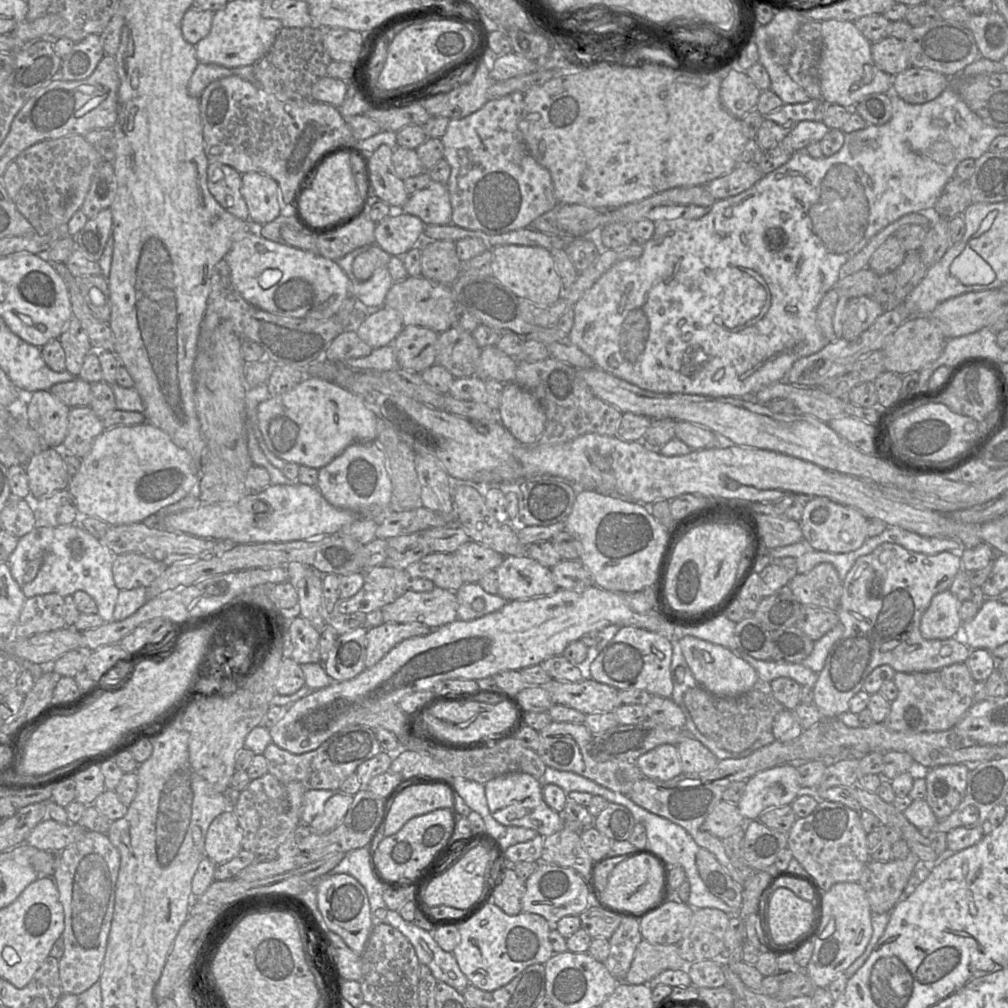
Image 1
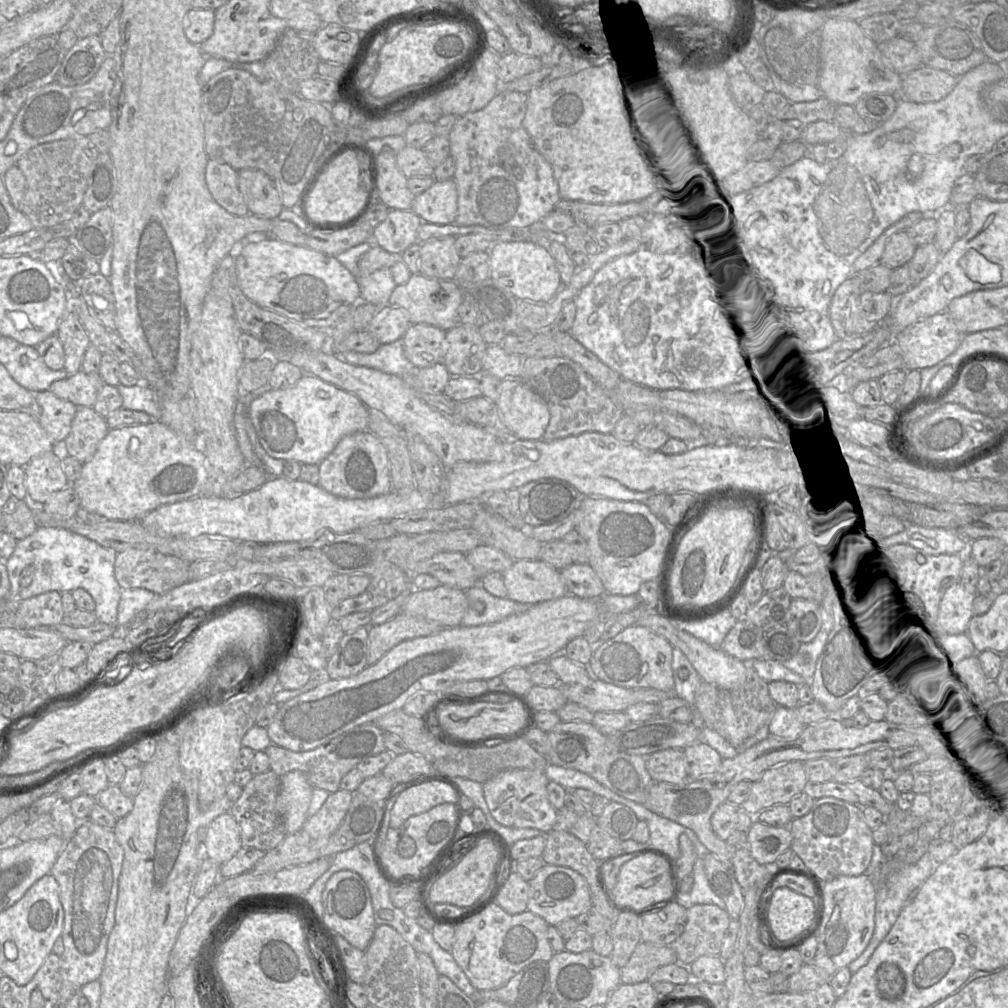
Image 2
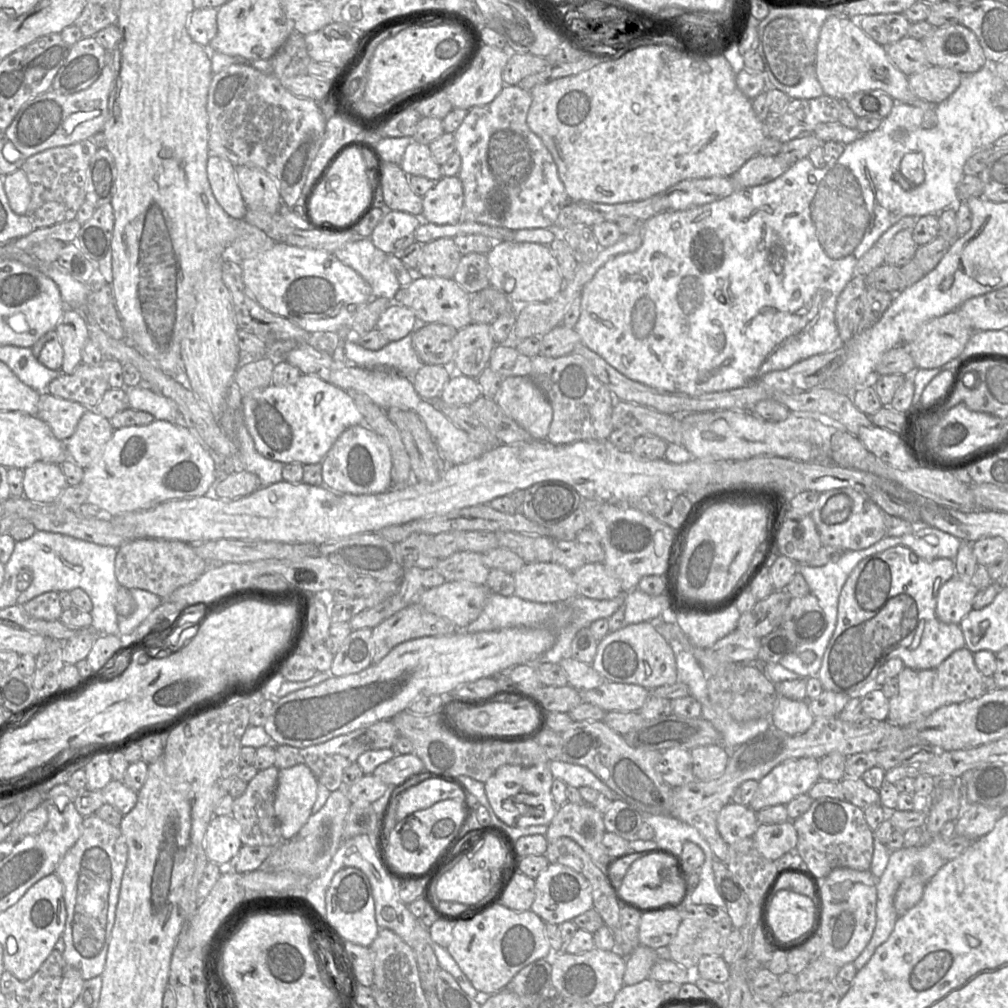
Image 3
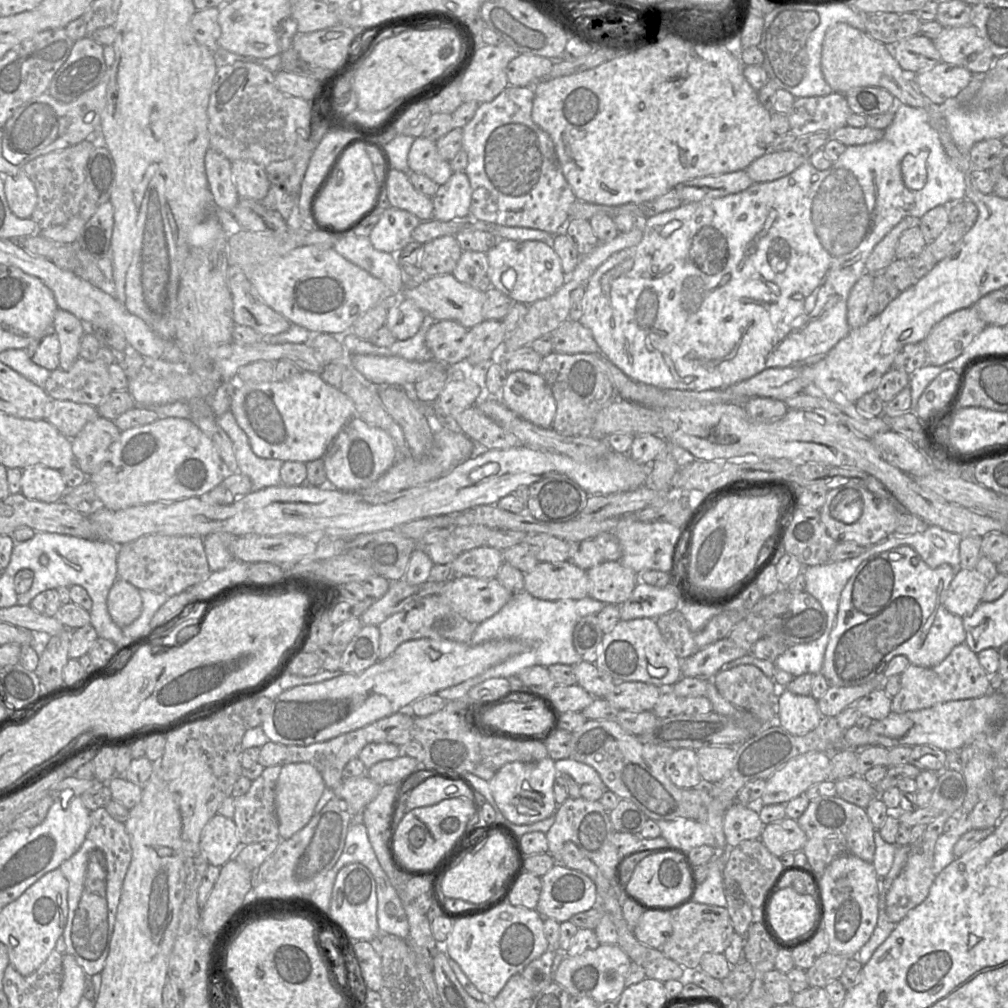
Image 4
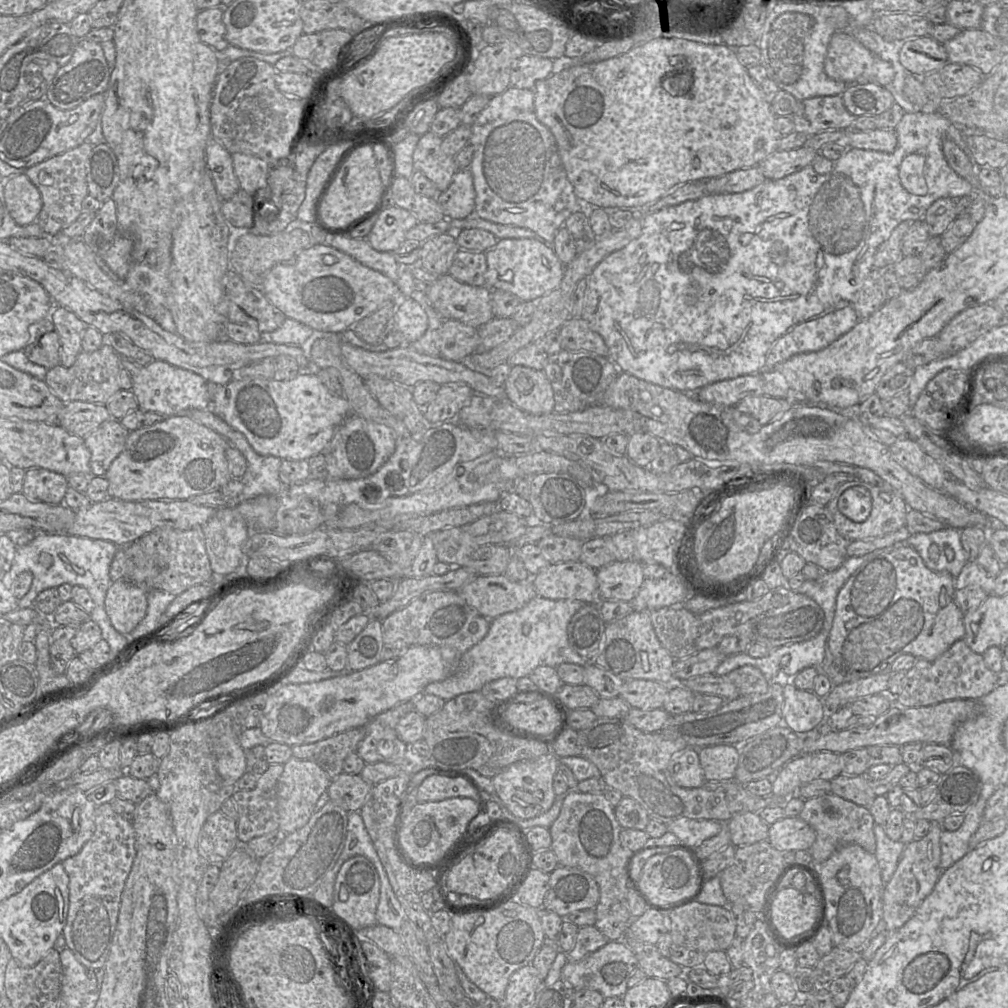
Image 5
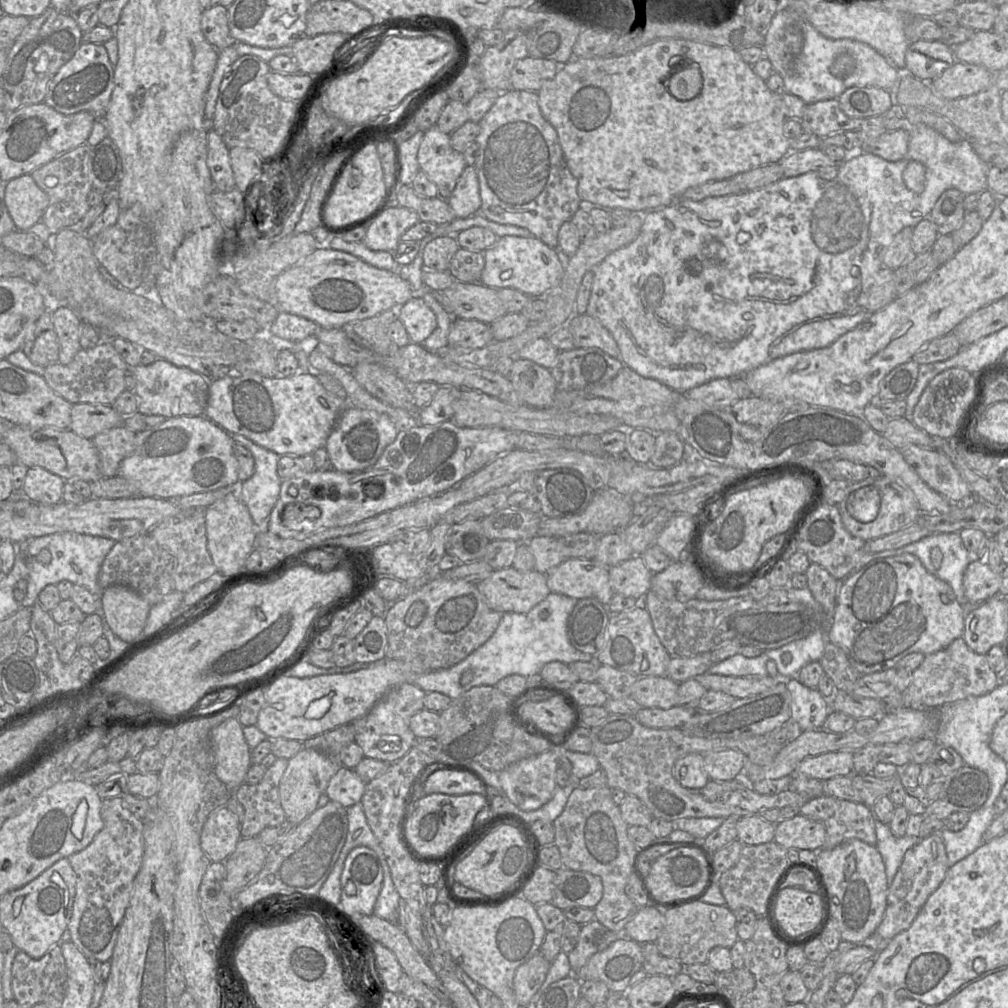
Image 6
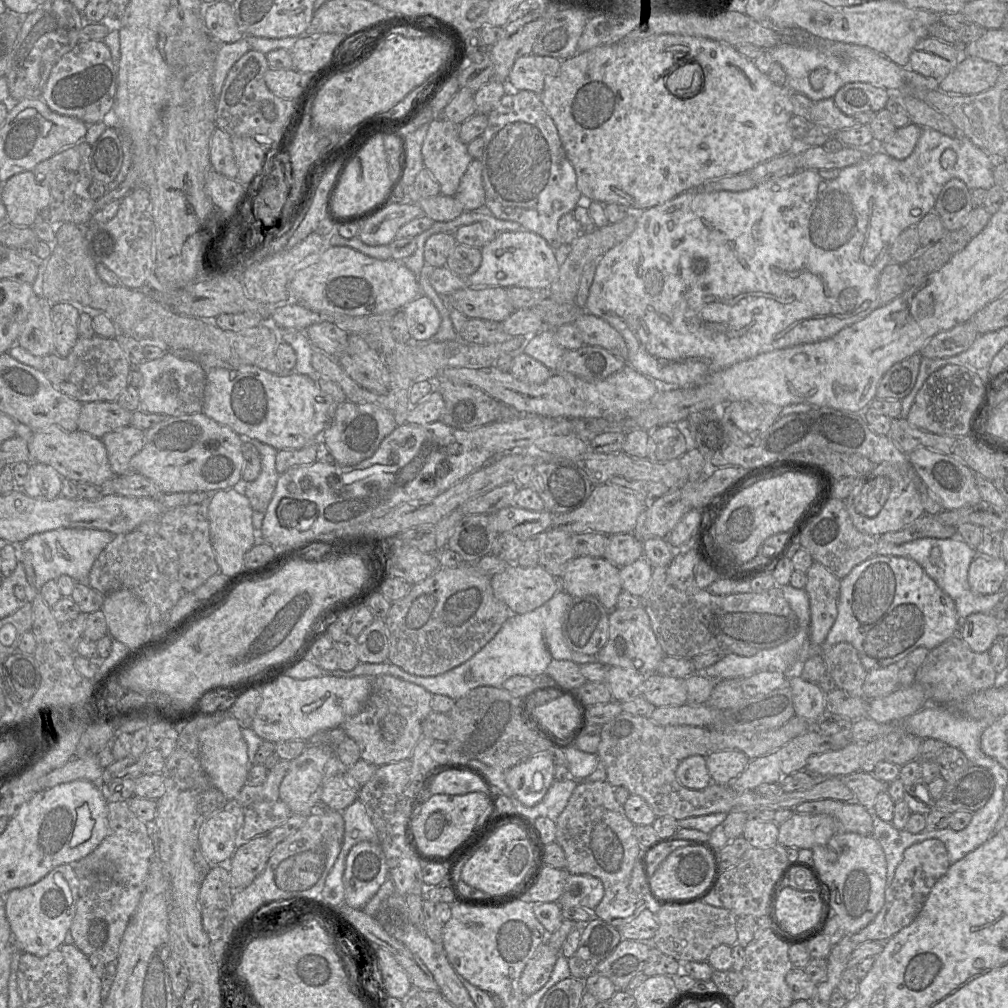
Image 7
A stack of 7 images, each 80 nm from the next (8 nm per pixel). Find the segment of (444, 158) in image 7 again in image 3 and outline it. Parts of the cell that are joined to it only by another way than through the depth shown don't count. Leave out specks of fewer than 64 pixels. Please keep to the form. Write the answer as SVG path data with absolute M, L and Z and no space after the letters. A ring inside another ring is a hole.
M414 140L406 147L400 166L409 176L424 176L435 182L442 177L441 165L433 158L429 146Z

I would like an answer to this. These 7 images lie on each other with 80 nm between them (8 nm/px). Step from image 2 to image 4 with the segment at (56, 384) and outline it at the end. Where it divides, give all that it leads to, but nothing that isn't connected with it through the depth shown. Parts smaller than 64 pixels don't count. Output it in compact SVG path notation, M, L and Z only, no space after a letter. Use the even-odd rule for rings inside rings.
M102 345L102 355L93 361L78 357L69 370L51 371L45 382L46 393L57 400L98 407L113 391L108 366L115 362L112 349Z

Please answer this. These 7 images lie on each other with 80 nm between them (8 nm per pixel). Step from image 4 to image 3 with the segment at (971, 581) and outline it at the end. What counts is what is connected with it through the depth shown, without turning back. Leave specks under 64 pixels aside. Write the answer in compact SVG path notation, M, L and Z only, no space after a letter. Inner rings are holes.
M953 576L938 592L936 615L944 623L960 624L973 609L972 603L978 588L972 582L965 582Z

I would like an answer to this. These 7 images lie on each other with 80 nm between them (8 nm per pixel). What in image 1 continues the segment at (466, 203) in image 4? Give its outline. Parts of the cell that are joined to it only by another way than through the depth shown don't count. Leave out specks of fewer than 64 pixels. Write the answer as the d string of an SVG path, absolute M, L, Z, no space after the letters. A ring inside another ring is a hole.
M431 181L425 188L410 194L402 211L418 216L426 225L452 223L452 206L447 185Z

